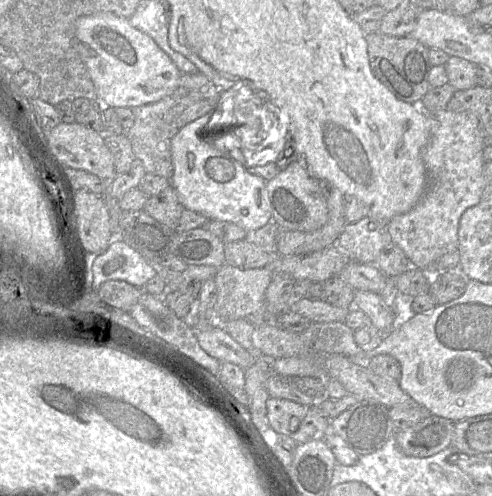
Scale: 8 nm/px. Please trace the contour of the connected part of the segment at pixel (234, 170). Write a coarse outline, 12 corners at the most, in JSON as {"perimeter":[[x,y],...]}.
{"perimeter":[[207,113],[171,140],[180,203],[248,233],[272,221],[266,181],[217,150]]}

